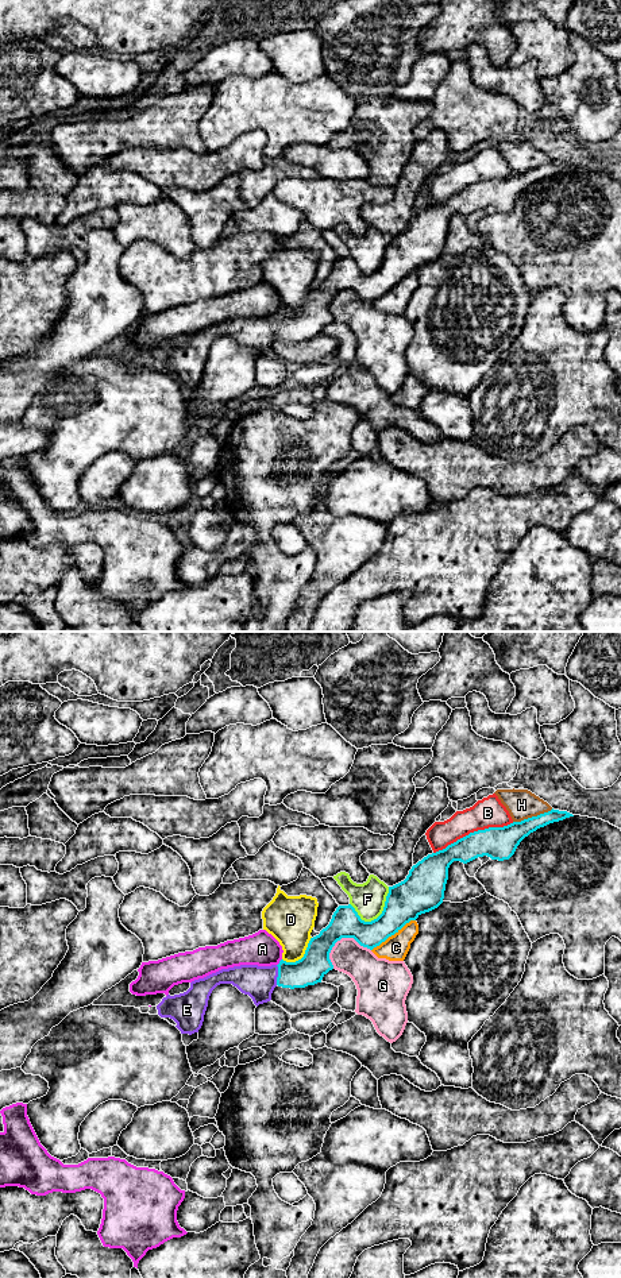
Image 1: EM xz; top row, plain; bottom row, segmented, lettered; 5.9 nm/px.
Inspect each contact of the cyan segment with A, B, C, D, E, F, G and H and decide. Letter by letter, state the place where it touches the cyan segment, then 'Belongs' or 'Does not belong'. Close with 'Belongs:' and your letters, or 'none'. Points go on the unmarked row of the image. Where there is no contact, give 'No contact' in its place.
A: Touches cyan at xz (280, 315). Does not belong
B: Touches cyan at xz (474, 184). Does not belong
C: Touches cyan at xz (393, 286). Does not belong
D: Touches cyan at xz (303, 309). Does not belong
E: Touches cyan at xz (278, 327). Belongs
F: Touches cyan at xz (384, 262). Does not belong
G: Touches cyan at xz (344, 289). Does not belong
H: Touches cyan at xz (532, 169). Does not belong
Belongs: E

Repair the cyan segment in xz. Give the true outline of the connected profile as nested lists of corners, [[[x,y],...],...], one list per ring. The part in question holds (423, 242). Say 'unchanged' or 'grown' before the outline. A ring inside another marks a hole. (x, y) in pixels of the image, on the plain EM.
grown; [[[552,161],[504,179],[470,185],[446,201],[428,206],[412,219],[404,233],[389,239],[383,263],[377,271],[364,274],[351,256],[339,258],[329,277],[310,290],[301,312],[281,312],[271,318],[240,317],[221,321],[192,333],[184,345],[163,350],[157,358],[158,367],[173,371],[181,386],[192,387],[201,381],[209,348],[220,336],[232,336],[258,359],[271,352],[277,337],[294,341],[321,335],[333,321],[329,305],[342,290],[354,290],[360,298],[373,302],[410,273],[437,260],[443,255],[448,220],[454,213],[467,216],[483,208],[498,213],[509,212],[531,185],[570,169],[574,167]]]

